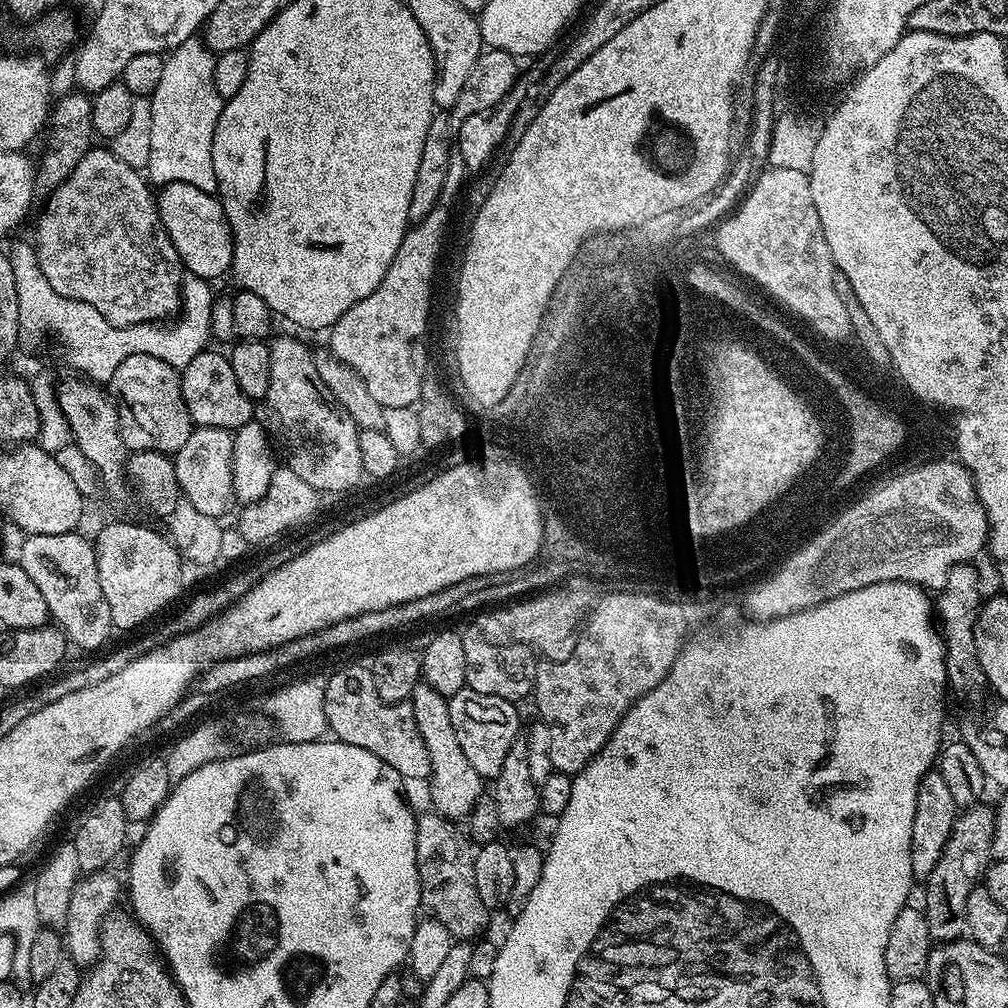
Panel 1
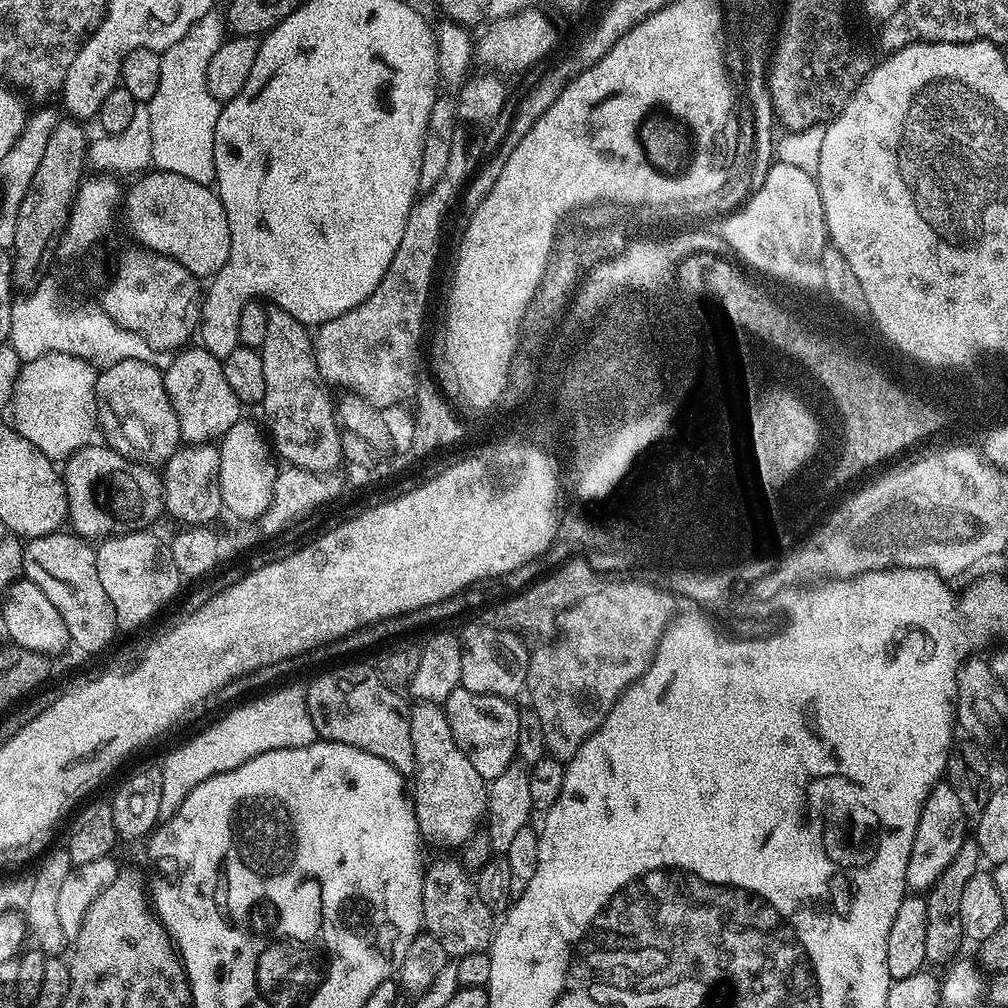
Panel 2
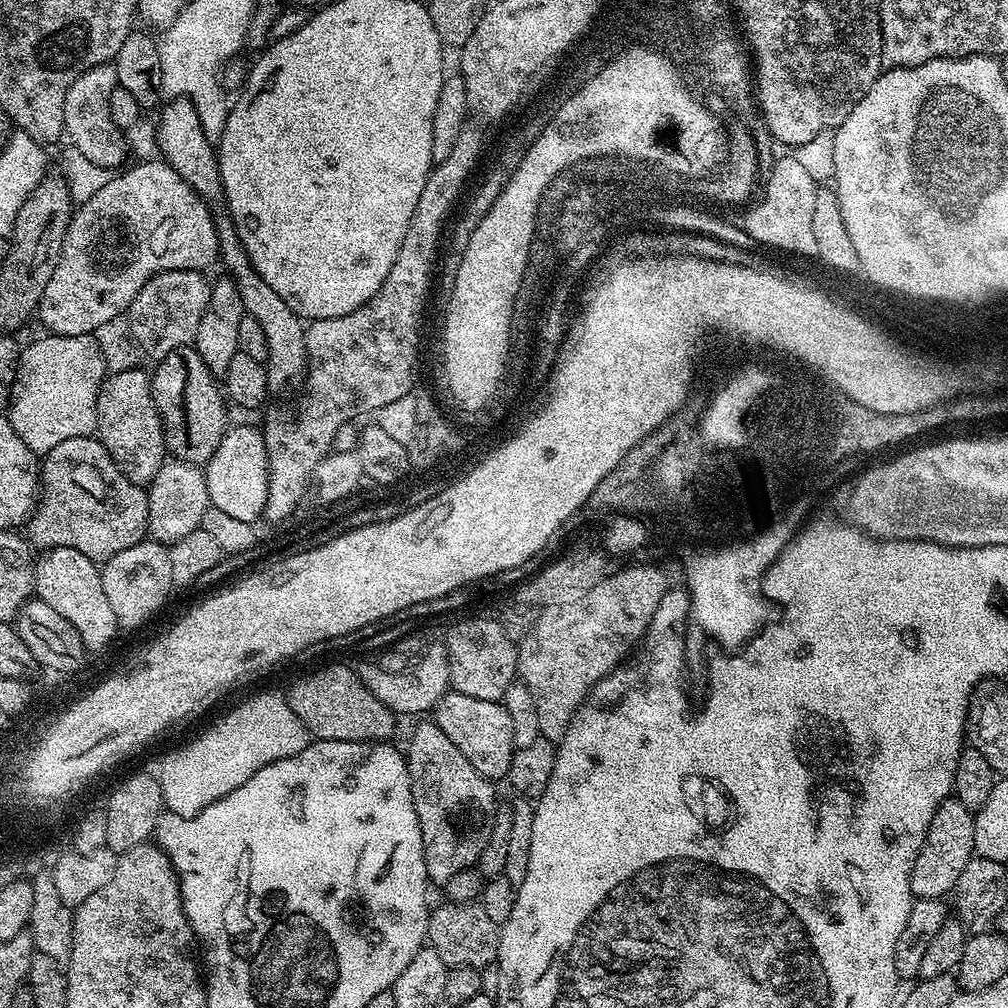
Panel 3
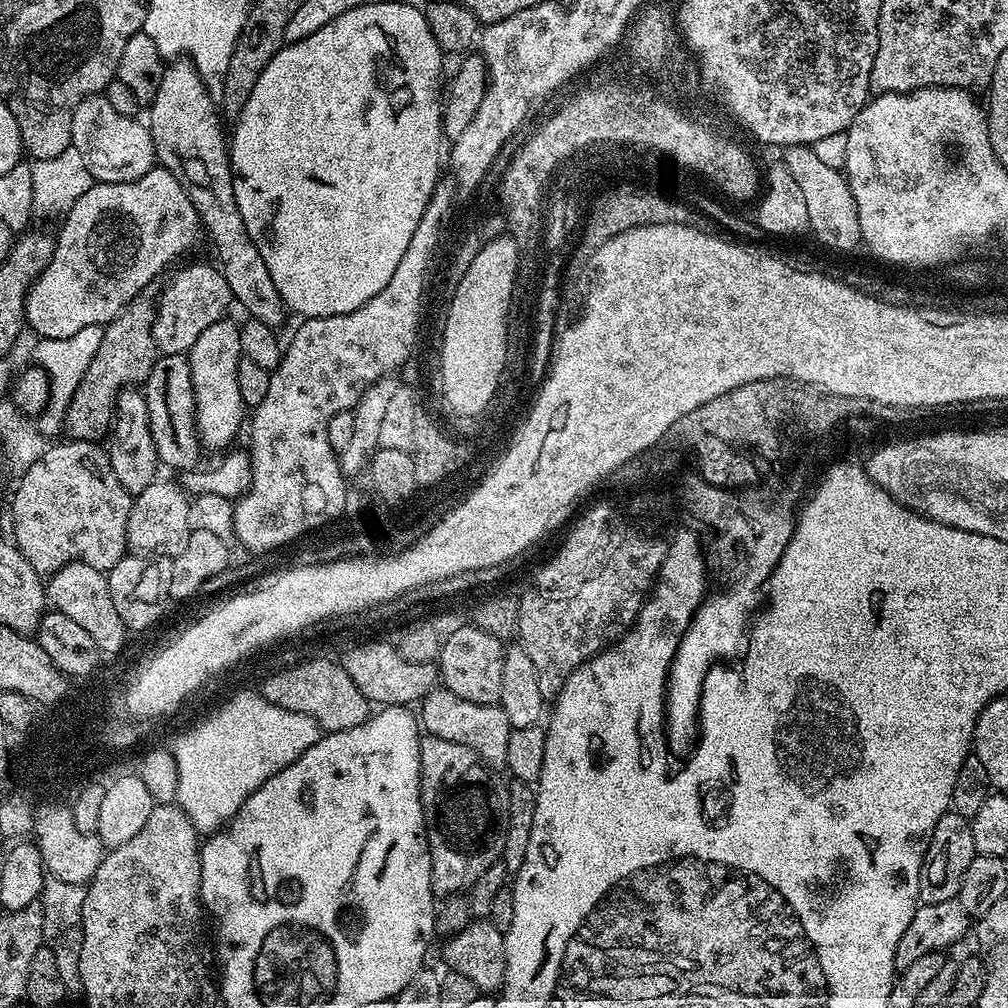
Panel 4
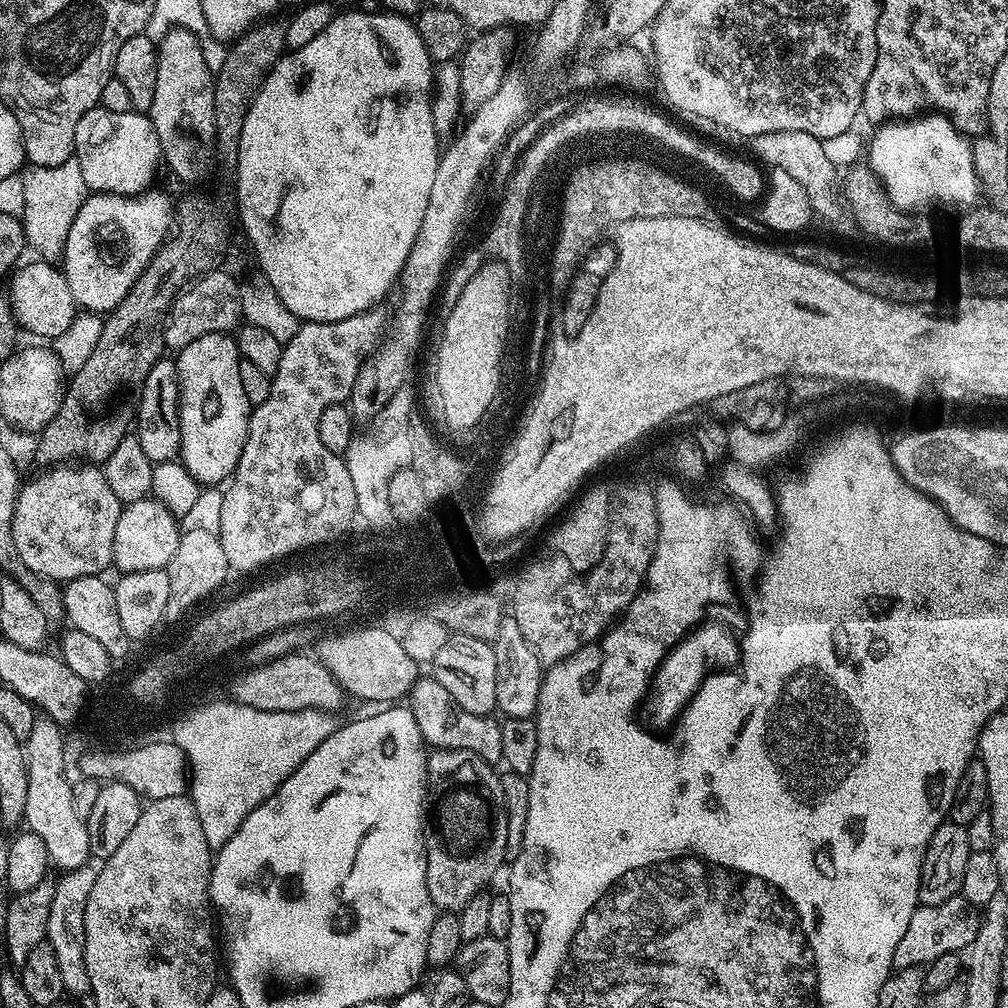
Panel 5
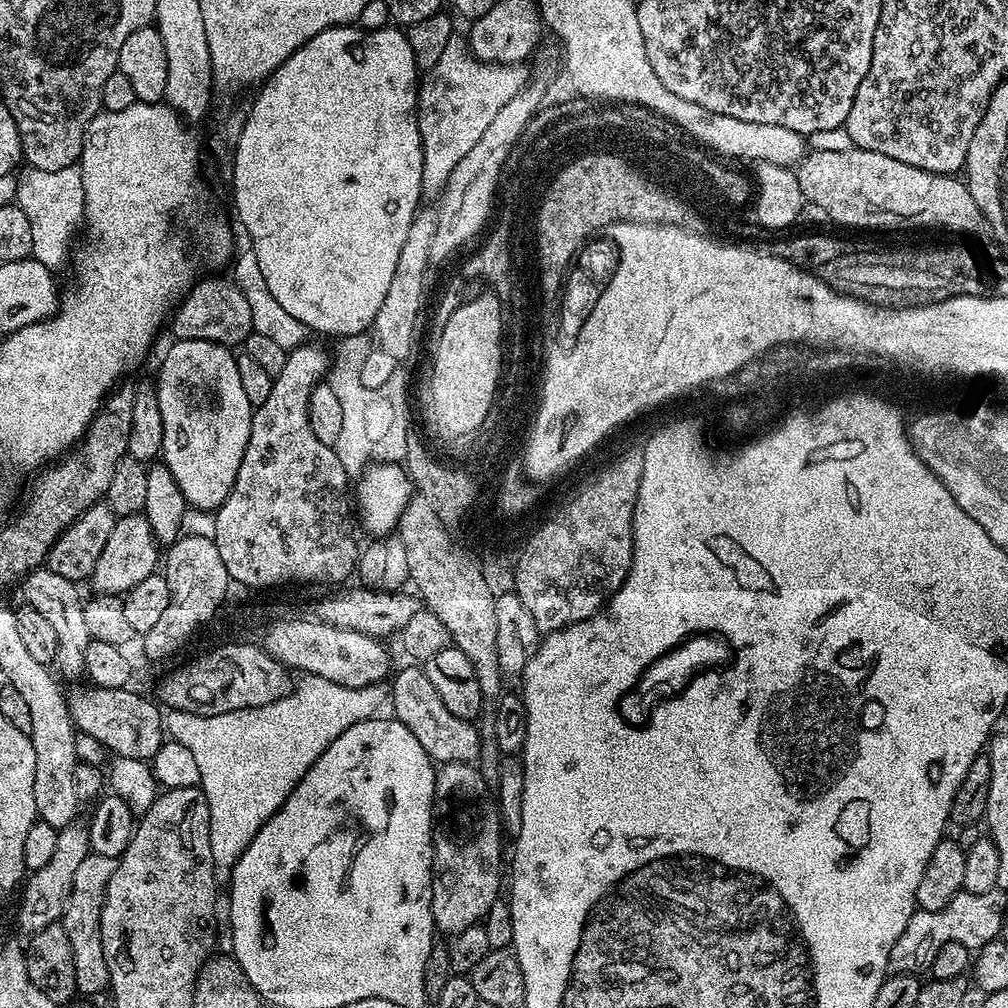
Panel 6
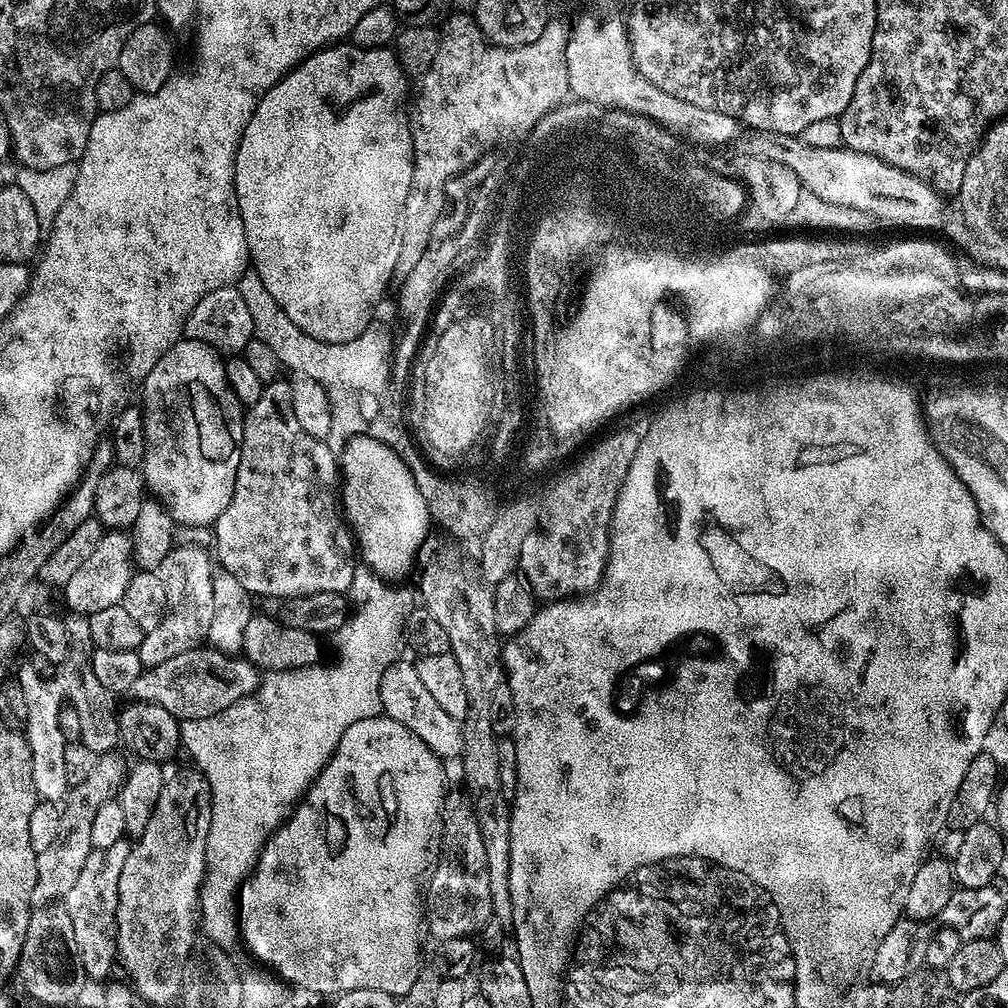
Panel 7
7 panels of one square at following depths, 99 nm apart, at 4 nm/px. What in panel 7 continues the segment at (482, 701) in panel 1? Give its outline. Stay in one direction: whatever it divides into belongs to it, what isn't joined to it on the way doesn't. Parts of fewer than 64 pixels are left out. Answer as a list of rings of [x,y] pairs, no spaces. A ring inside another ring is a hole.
[[[401,658],[386,666],[380,683],[380,706],[383,715],[394,722],[402,722],[402,726],[406,726],[410,734],[418,734],[418,738],[422,738],[422,742],[426,742],[426,746],[430,746],[430,750],[434,750],[441,761],[455,761],[461,755],[461,721],[450,718],[450,714],[446,714],[446,710],[438,706],[438,701],[426,691],[426,685],[418,678],[418,670],[411,659],[408,661],[407,658]]]

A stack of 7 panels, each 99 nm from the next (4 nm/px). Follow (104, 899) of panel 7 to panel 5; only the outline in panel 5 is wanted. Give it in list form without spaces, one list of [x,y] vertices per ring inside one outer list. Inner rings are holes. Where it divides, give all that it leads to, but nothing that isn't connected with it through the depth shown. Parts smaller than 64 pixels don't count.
[[[87,862],[63,873],[61,880],[55,881],[54,902],[50,902],[48,935],[46,942],[58,958],[58,970],[62,970],[62,986],[69,997],[87,997],[91,993],[90,974],[86,972],[84,961],[84,911],[86,898],[90,898],[90,889],[100,873],[100,864]]]

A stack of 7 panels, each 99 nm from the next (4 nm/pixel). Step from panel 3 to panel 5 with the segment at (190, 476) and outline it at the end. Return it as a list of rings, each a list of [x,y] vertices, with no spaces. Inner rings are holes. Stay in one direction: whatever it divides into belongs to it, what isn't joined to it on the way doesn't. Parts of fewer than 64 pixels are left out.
[[[145,498],[133,504],[123,505],[118,526],[114,529],[112,564],[120,574],[155,568],[167,569],[168,563],[178,550],[180,534],[177,518],[166,505],[155,498]]]

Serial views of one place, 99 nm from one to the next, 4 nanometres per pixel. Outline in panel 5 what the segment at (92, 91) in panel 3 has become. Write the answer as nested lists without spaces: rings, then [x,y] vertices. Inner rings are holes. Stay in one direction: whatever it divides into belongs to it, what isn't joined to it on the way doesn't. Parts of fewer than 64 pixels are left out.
[[[99,106],[82,114],[82,122],[78,122],[74,158],[82,166],[82,178],[92,194],[112,192],[117,196],[139,197],[153,187],[152,179],[162,168],[158,134],[145,113],[114,114],[114,110]]]

